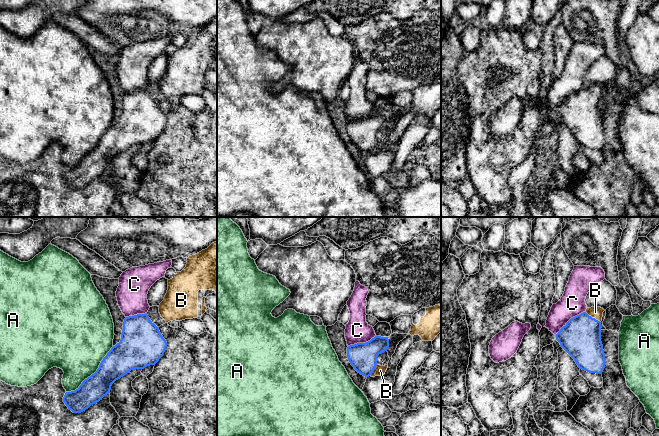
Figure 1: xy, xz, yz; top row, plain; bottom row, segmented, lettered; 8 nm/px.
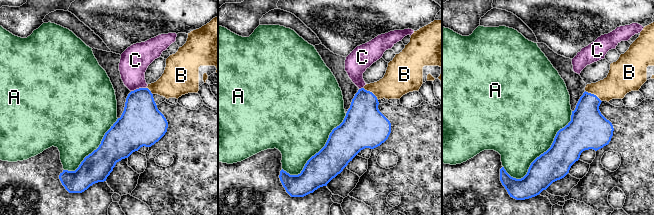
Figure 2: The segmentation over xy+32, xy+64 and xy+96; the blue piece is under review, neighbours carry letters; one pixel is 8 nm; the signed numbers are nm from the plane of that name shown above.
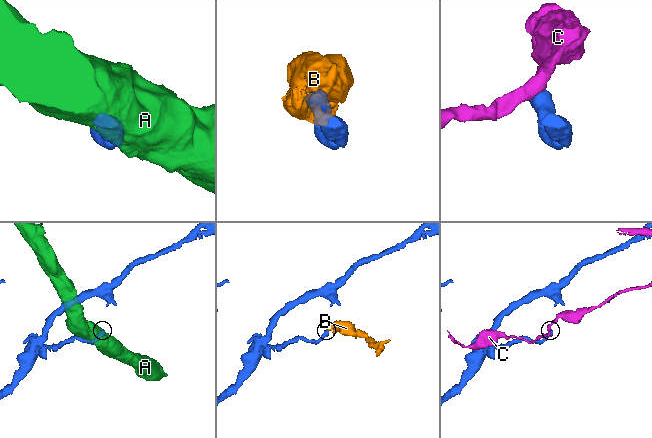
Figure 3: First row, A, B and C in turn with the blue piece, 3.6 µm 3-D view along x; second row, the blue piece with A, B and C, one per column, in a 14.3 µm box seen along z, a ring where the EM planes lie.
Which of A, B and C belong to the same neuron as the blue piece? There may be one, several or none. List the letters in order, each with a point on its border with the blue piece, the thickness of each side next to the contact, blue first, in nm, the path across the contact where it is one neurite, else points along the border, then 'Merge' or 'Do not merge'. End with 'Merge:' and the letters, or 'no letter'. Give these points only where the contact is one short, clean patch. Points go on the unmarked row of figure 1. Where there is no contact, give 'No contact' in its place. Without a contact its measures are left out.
A: Touches blue at xy (92, 150). Thickness 240 nm (blue) against 440 nm. Do not merge
B: Touches blue at yz (593, 94). Thickness 320 nm (blue) against 100 nm. Path across: yz (581, 112), (593, 94), (595, 88). Merge
C: Touches blue at yz (569, 96). Thickness 320 nm (blue) against 200 nm. Do not merge
Merge: B

